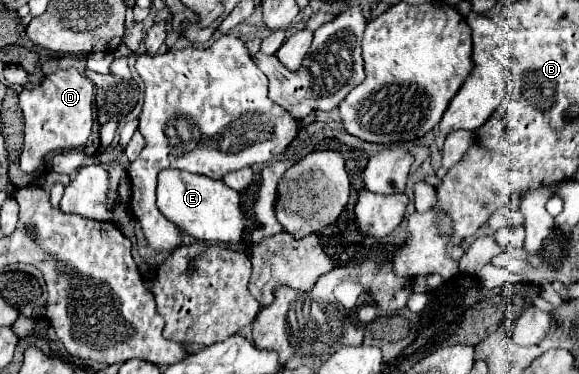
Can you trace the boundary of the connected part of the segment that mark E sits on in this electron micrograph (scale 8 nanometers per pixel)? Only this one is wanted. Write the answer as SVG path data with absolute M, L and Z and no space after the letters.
M161 171L157 181L157 207L161 213L179 225L185 233L201 241L221 241L243 245L245 213L241 209L239 193L229 189L223 181L209 179L205 175L193 175L187 171Z

